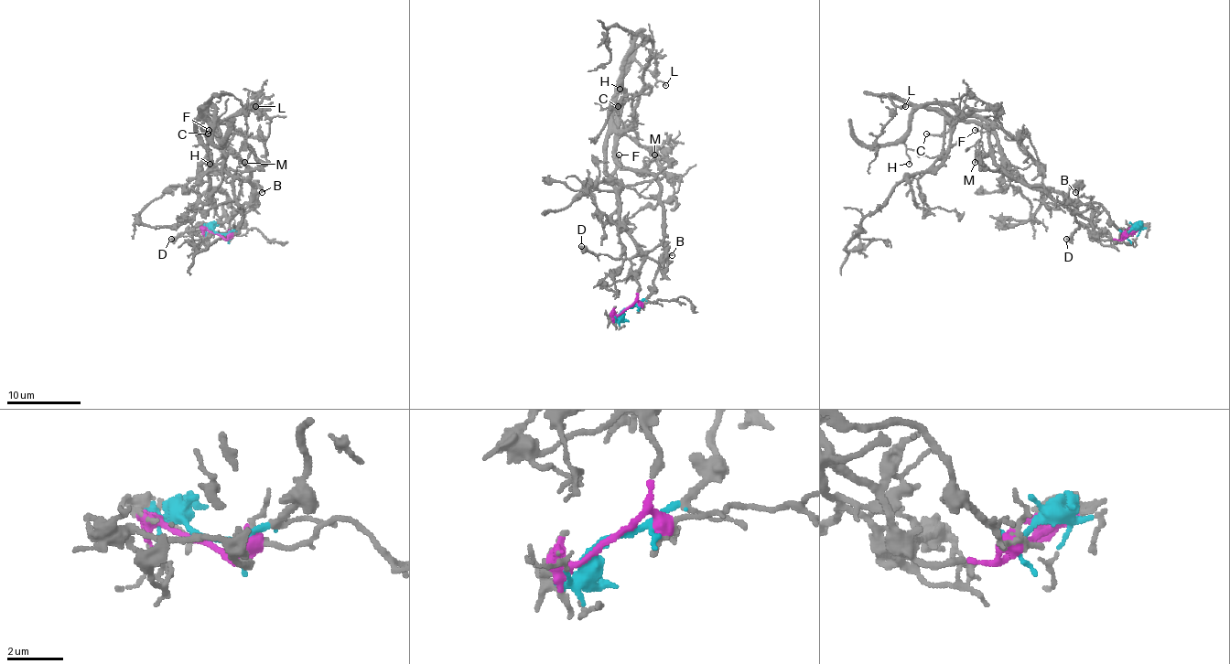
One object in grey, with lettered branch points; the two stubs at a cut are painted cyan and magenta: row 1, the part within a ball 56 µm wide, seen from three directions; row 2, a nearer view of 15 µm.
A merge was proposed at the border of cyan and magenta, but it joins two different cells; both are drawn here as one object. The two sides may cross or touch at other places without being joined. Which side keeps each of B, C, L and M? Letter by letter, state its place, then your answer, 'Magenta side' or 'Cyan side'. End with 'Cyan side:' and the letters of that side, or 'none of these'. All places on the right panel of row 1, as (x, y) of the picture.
B: Place: (1075, 192). Cyan side
C: Place: (926, 133). Magenta side
L: Place: (905, 106). Magenta side
M: Place: (975, 162). Magenta side
Cyan side: B

